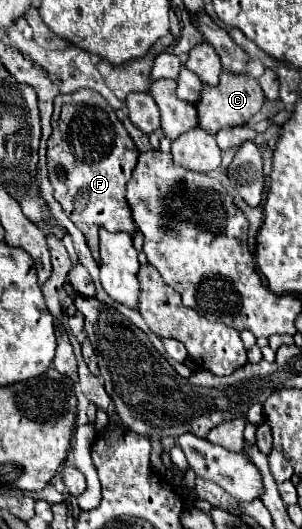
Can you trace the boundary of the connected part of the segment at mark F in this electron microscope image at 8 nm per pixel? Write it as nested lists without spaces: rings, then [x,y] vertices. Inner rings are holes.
[[[90,89],[58,95],[54,99],[52,127],[54,133],[48,139],[48,173],[54,197],[74,225],[90,239],[88,247],[98,259],[98,227],[134,235],[134,221],[124,195],[138,161],[138,149],[116,117],[116,111],[102,95]]]

